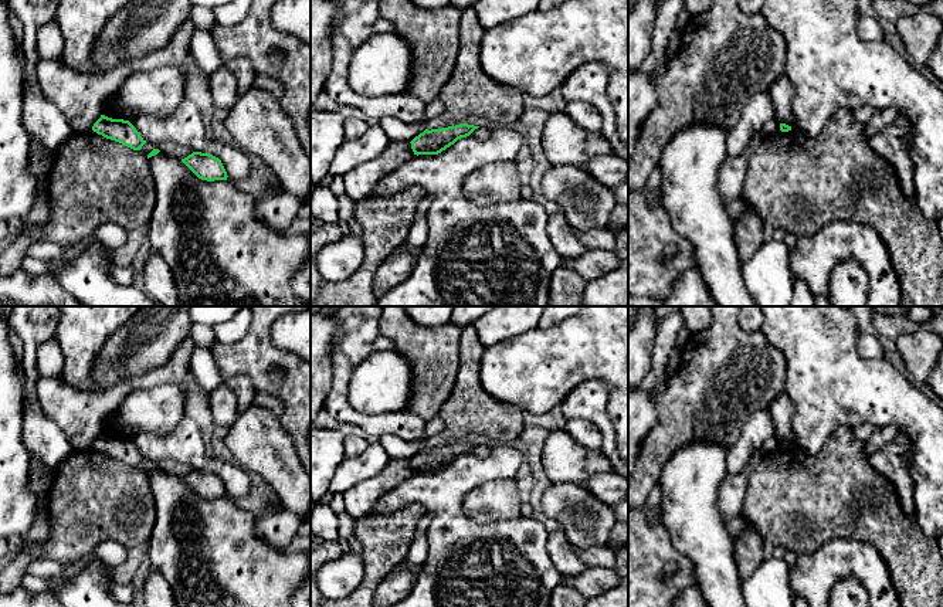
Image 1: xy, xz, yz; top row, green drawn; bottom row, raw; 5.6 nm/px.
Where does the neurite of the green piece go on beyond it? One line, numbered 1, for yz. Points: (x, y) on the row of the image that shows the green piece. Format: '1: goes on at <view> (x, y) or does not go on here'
1: does not go on here

